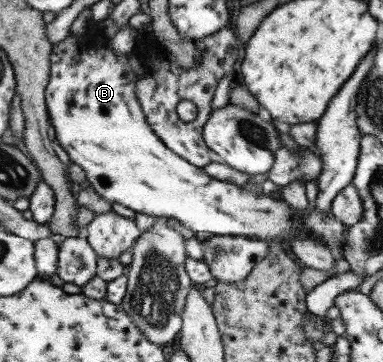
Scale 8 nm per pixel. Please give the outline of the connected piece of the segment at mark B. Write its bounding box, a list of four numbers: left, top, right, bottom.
[46,23,347,250]

